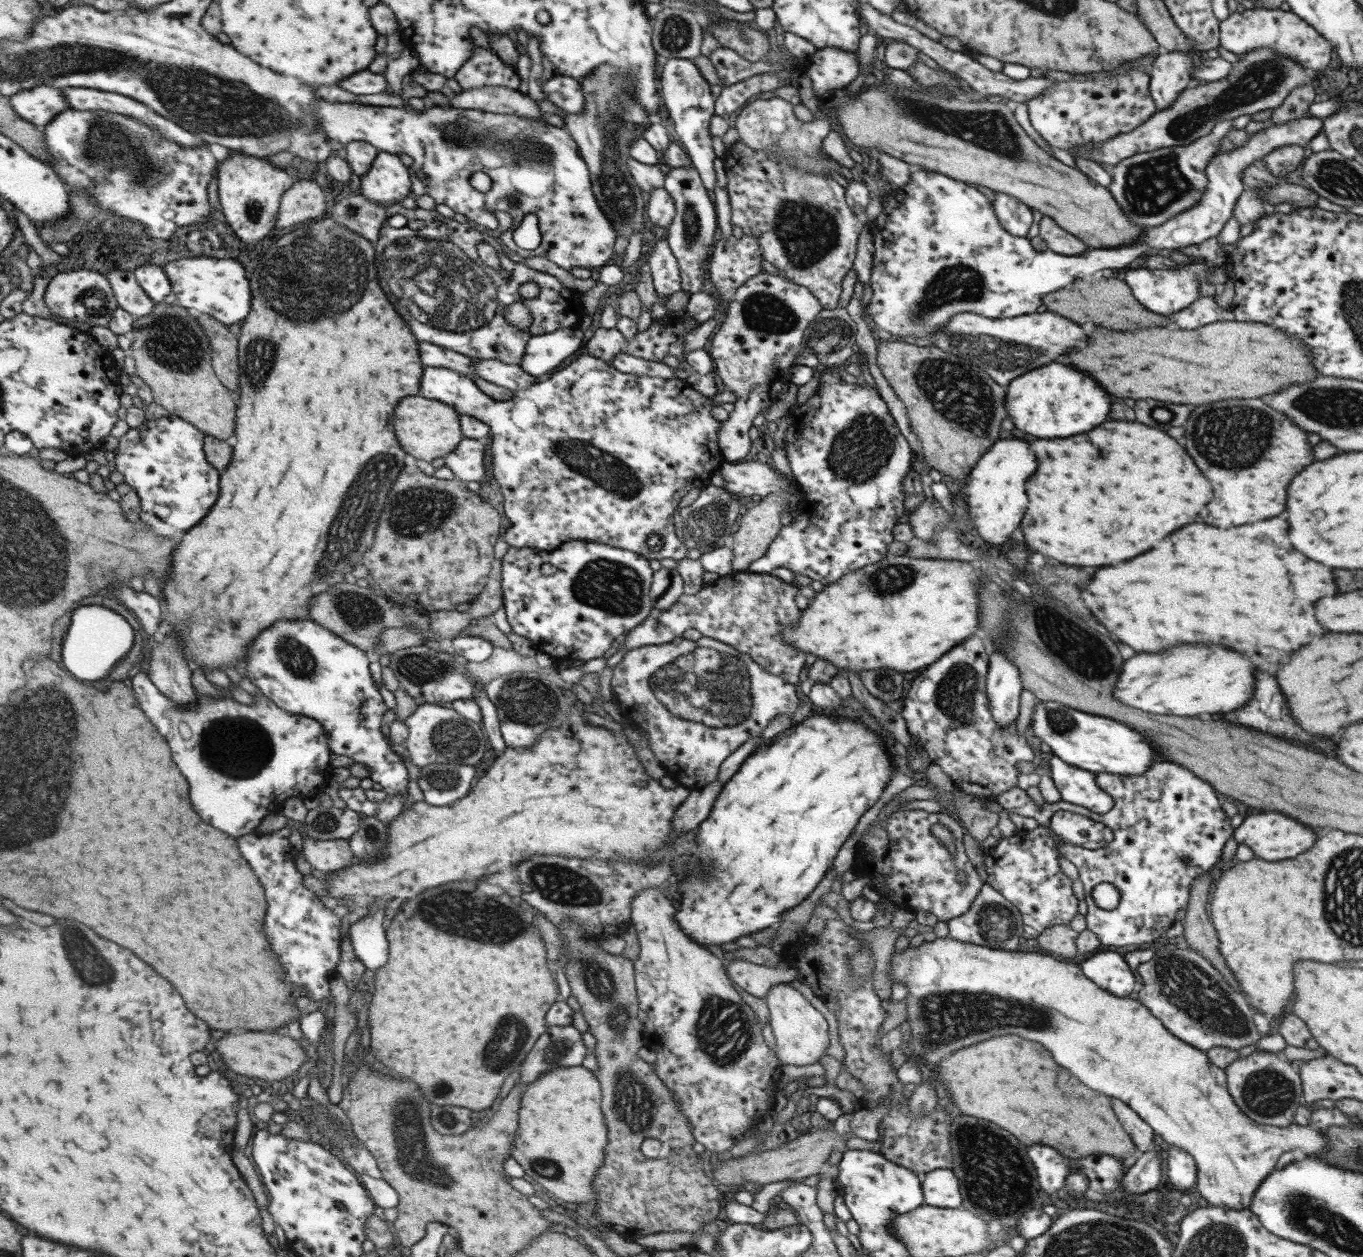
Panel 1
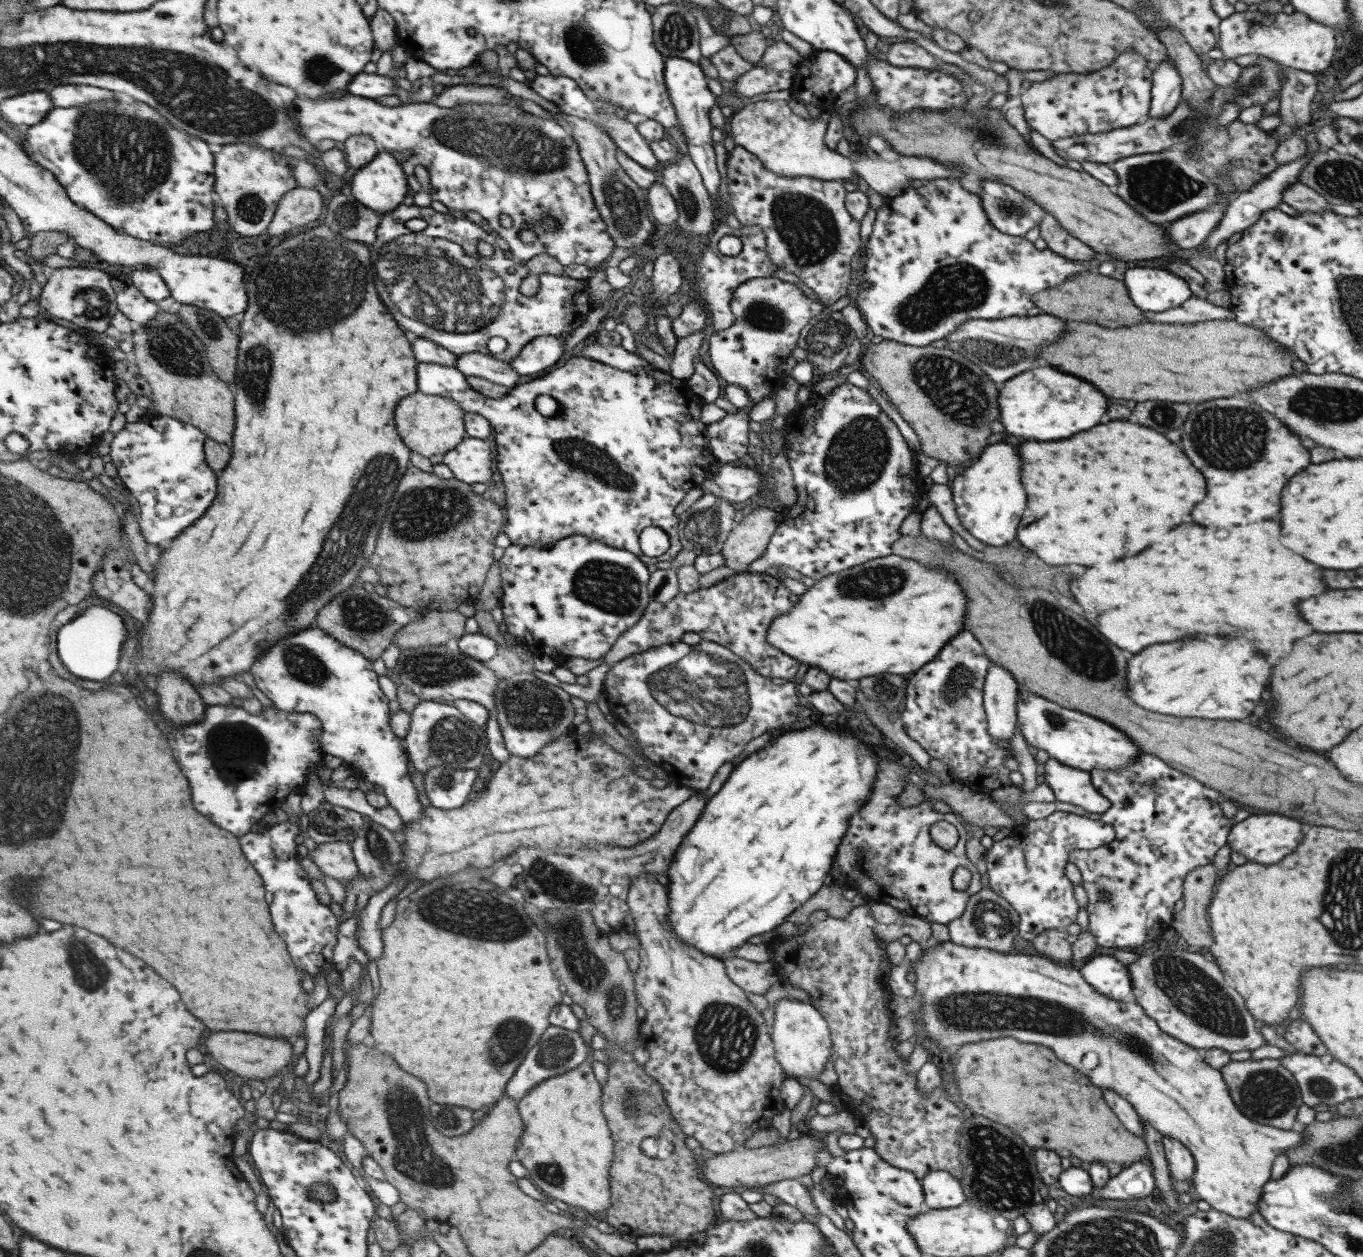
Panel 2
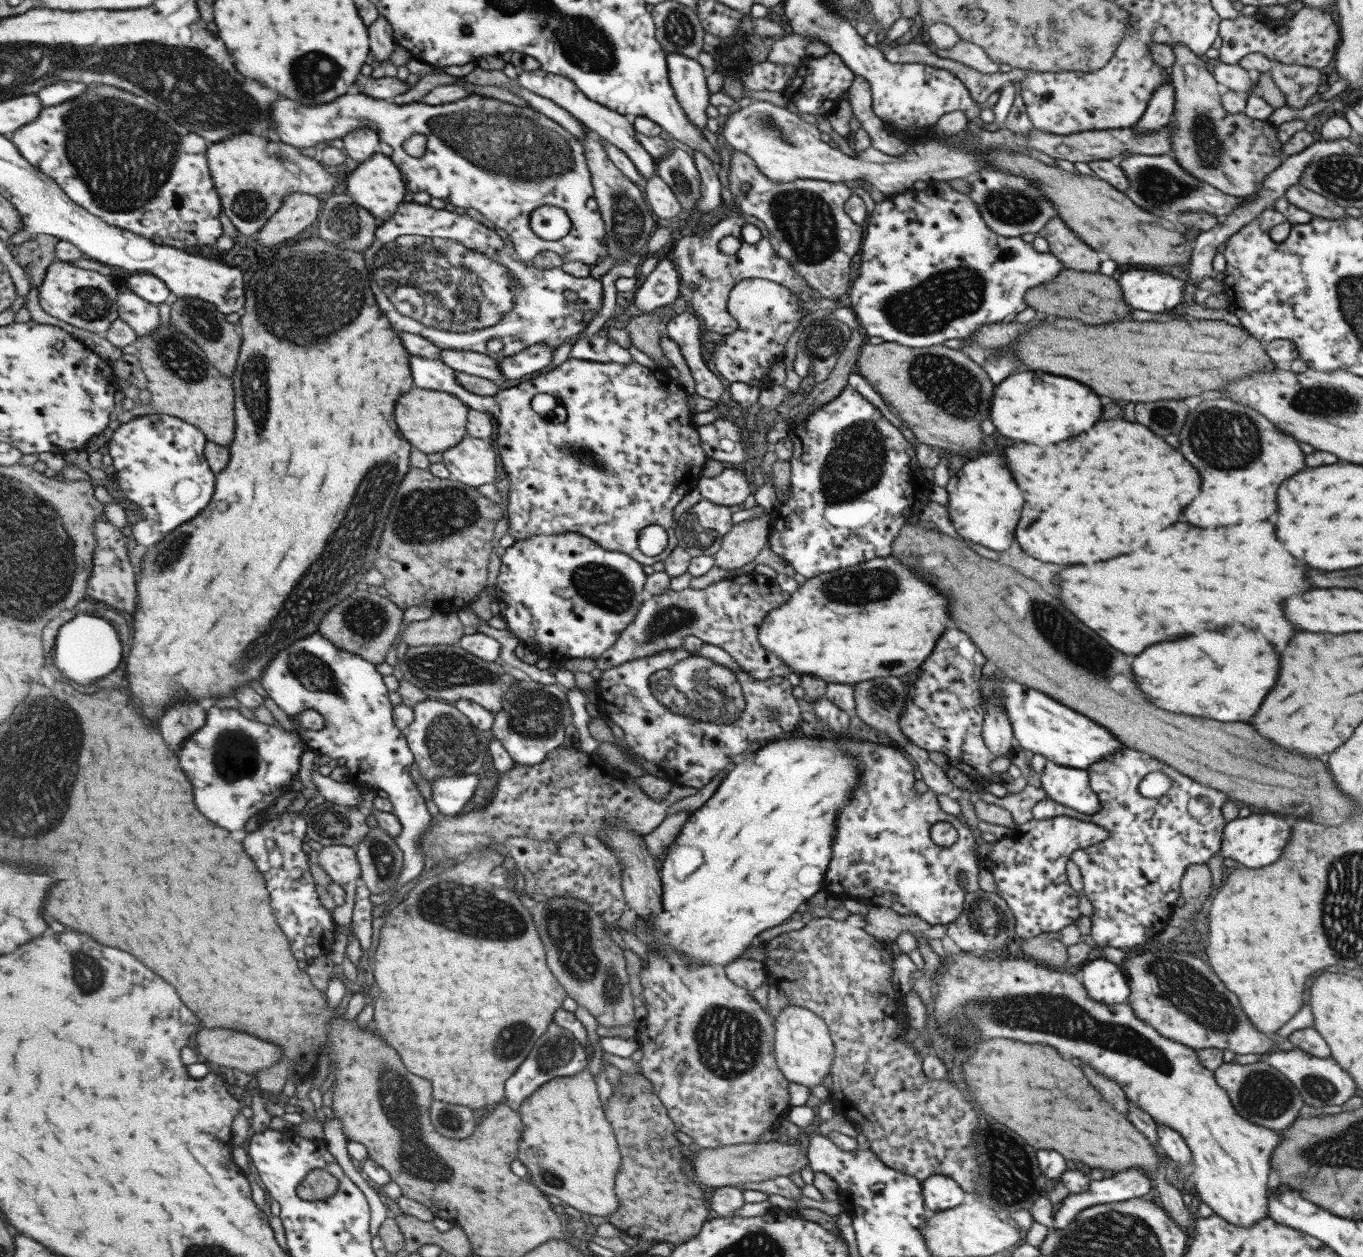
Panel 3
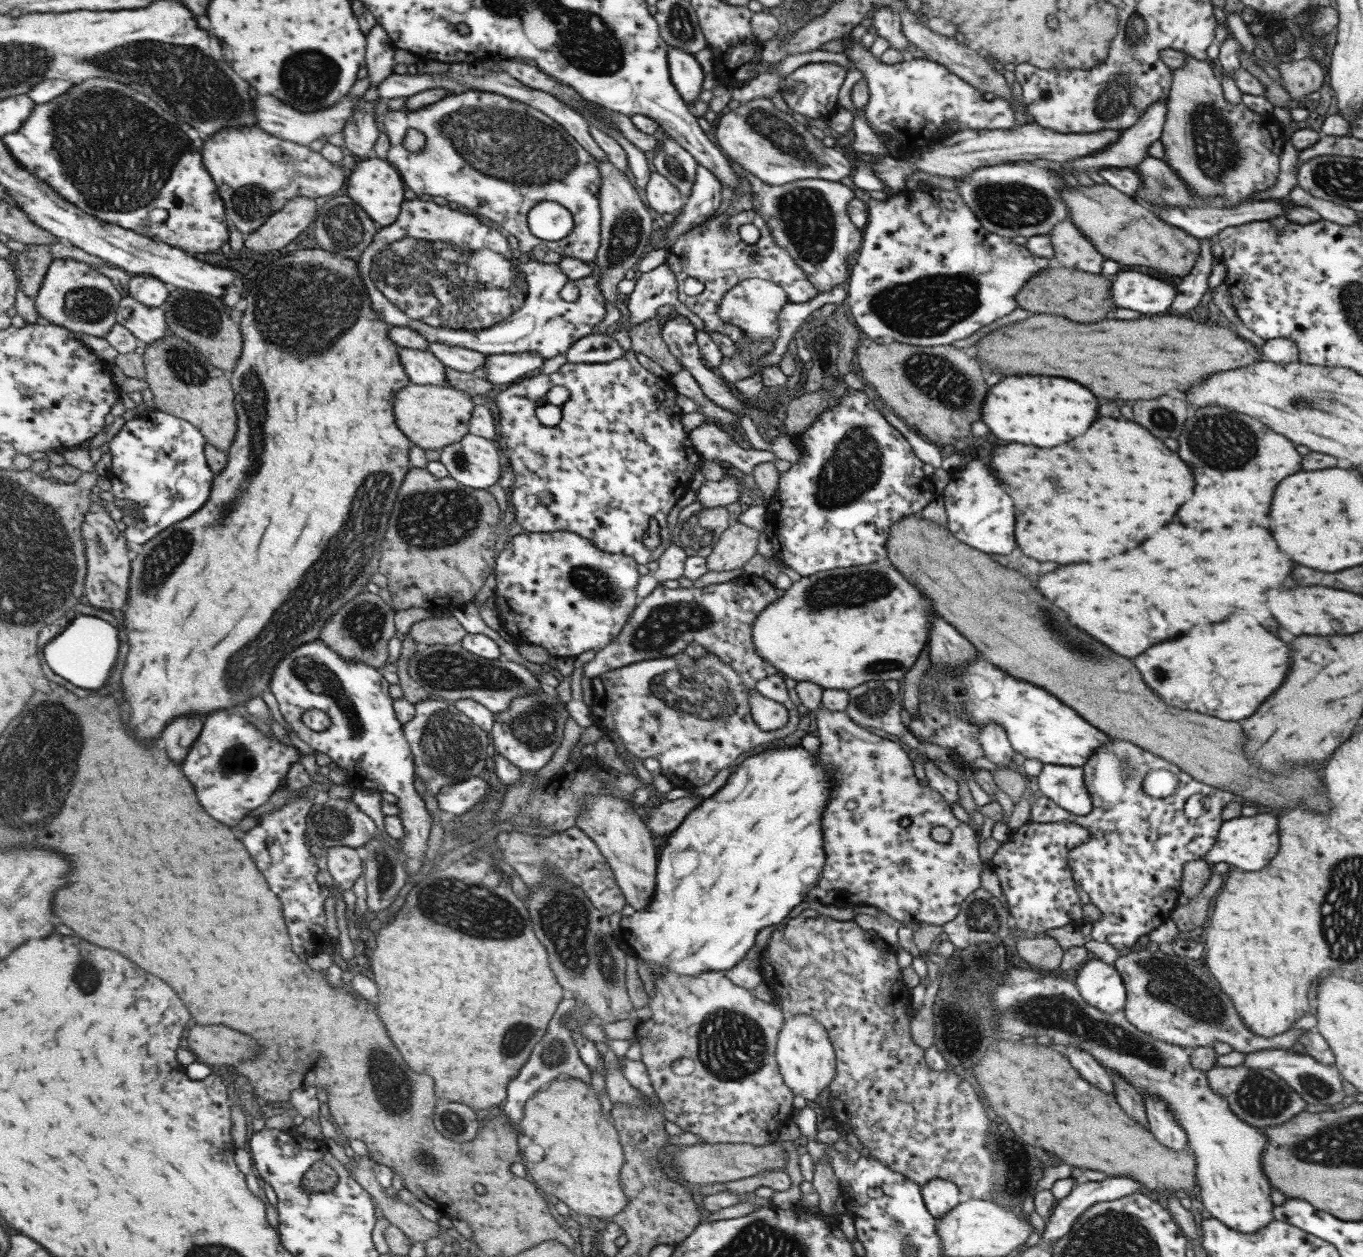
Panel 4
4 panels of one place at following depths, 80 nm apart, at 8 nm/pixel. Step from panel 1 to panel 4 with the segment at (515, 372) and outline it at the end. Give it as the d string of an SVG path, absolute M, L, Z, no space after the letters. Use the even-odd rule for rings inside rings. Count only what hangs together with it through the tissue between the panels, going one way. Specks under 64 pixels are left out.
M428 342L428 351L444 366L482 376L482 366L486 355L456 346L447 346L439 342Z

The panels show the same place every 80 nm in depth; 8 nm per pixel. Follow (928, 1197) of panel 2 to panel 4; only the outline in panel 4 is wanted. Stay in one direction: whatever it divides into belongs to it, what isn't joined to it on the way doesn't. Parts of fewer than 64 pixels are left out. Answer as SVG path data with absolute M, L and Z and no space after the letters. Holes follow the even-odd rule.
M932 1178L927 1181L920 1186L920 1193L925 1208L935 1220L959 1203L959 1189L944 1178Z

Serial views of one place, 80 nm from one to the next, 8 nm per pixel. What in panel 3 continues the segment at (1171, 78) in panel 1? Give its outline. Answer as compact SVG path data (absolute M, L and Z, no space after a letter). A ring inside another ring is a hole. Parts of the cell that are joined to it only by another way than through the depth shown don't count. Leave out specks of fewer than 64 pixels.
M1169 76L1169 81L1165 81L1164 83L1161 83L1152 92L1151 98L1147 101L1147 106L1144 109L1141 118L1136 122L1133 128L1136 130L1136 133L1139 133L1140 135L1154 133L1155 130L1157 130L1159 127L1163 125L1167 125L1170 122L1173 109L1174 109L1174 92L1173 92L1173 85L1172 82L1170 81L1170 76Z

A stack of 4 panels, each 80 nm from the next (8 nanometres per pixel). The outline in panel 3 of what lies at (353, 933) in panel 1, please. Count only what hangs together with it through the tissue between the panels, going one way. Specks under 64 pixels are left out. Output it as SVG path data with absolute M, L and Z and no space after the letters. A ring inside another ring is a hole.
M319 631L311 634L309 638L303 638L295 642L291 648L277 654L277 658L267 666L265 674L260 683L265 688L268 696L283 710L290 718L299 713L309 710L320 712L325 717L325 726L316 735L311 730L303 729L302 737L313 748L315 753L325 754L339 763L345 764L351 774L357 777L352 784L363 786L363 788L376 791L382 789L387 794L392 813L398 818L402 829L395 837L397 848L402 852L402 868L397 878L397 886L387 890L387 897L392 895L397 888L411 878L415 878L424 865L424 854L420 849L418 838L422 832L426 832L428 822L432 816L425 810L425 802L419 796L420 792L415 790L409 768L414 760L411 760L409 744L405 744L405 733L394 725L391 720L391 704L387 700L387 687L381 682L381 673L375 672L376 667L357 654L339 648L331 639L322 635Z

